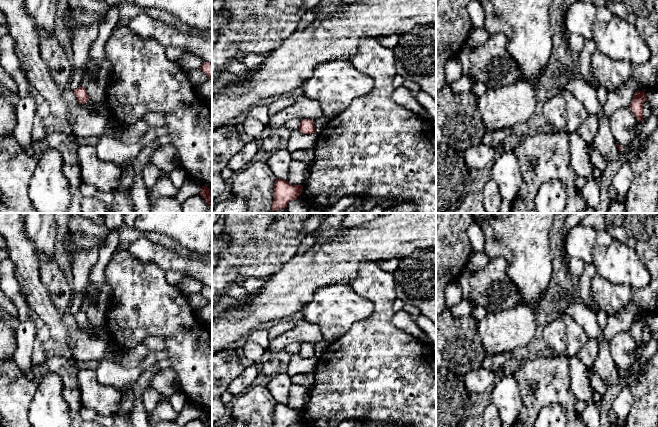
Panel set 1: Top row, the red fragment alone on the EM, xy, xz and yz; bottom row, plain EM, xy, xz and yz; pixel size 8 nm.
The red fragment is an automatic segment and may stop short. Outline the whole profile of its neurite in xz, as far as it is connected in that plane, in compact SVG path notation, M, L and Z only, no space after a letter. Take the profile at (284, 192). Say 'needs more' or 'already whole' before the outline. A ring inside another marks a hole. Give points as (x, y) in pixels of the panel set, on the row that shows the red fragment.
already whole; M276 178L272 212L287 207L291 200L296 200L302 194L302 185L292 185L288 181Z

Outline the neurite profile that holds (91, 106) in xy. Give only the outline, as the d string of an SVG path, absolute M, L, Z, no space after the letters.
M90 98L88 99L88 102L86 104L79 103L79 105L82 108L86 109L91 114L98 114L99 113L99 104L97 104L96 102L94 102Z

